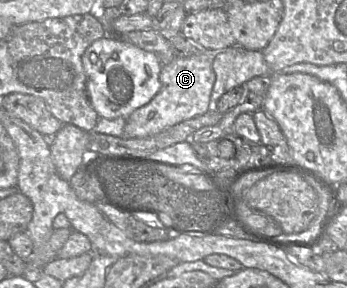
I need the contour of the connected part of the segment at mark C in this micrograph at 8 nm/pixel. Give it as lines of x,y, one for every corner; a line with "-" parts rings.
199,54
184,58
176,57
171,63
162,66
160,90
150,102
137,108
125,118
126,123
122,138
144,138
155,135
167,127
209,111
211,94
216,79
212,61
211,55

